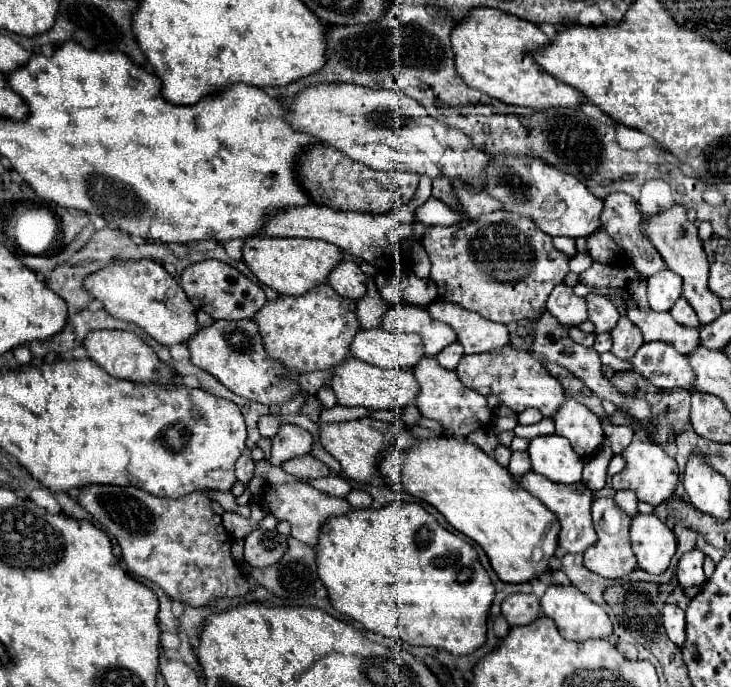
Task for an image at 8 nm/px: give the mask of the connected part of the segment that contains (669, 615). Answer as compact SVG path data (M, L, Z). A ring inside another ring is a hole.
M665 604L665 630L673 644L685 646L685 612L675 604Z

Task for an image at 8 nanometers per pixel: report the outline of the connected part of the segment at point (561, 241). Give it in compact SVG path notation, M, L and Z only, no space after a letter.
M553 238L553 246L561 252L565 252L567 256L575 256L577 248L575 248L575 240L573 238Z

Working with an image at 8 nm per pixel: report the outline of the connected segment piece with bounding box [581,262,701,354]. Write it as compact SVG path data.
M595 262L589 270L585 270L581 274L581 284L593 286L595 294L601 294L601 296L607 296L607 298L611 298L611 296L623 298L623 302L627 306L627 318L635 326L639 326L645 342L665 342L681 354L689 354L689 352L693 352L693 348L699 348L701 346L699 328L685 328L685 326L677 324L669 312L655 312L655 310L649 308L647 296L645 296L645 282L647 280L627 262L619 262L619 264L617 262L609 262L609 264Z

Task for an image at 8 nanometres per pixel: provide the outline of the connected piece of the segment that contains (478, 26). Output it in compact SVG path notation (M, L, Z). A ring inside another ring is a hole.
M477 8L453 28L451 34L457 74L471 86L491 98L505 104L527 106L527 108L571 108L579 110L585 96L553 78L545 72L533 58L533 52L547 46L549 38L539 30L539 26L521 20L517 16L505 14L495 8Z

